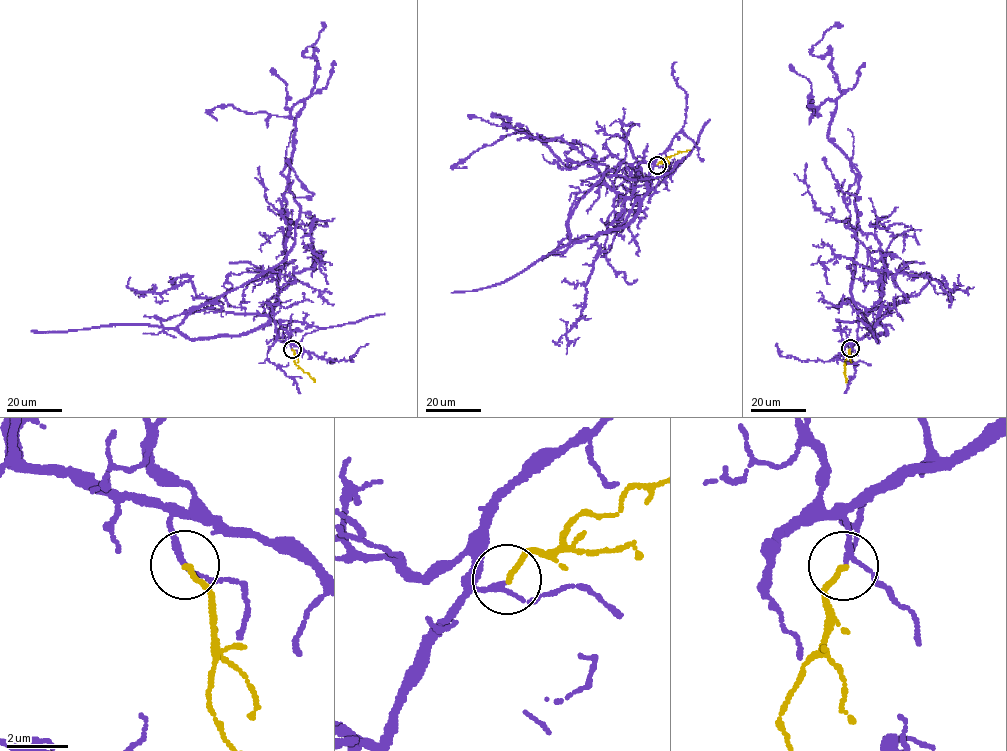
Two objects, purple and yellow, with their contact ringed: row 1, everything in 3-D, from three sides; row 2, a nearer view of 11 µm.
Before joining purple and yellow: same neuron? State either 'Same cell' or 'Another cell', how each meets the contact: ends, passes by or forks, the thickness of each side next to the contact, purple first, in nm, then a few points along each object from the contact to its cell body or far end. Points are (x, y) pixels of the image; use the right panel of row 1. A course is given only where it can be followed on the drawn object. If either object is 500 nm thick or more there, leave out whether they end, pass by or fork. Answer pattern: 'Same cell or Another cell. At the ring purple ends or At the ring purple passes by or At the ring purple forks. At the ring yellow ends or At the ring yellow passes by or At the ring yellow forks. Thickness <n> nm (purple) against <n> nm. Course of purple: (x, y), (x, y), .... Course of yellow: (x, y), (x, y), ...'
Same cell. At the ring purple passes by. At the ring yellow ends. Thickness 140 nm (purple) against 160 nm. Course of purple: (850, 349), (890, 313), (850, 290), (859, 174), (829, 138), (840, 94), (832, 56), (810, 51), (843, 25). Course of yellow: (850, 349), (845, 363), (846, 382)

